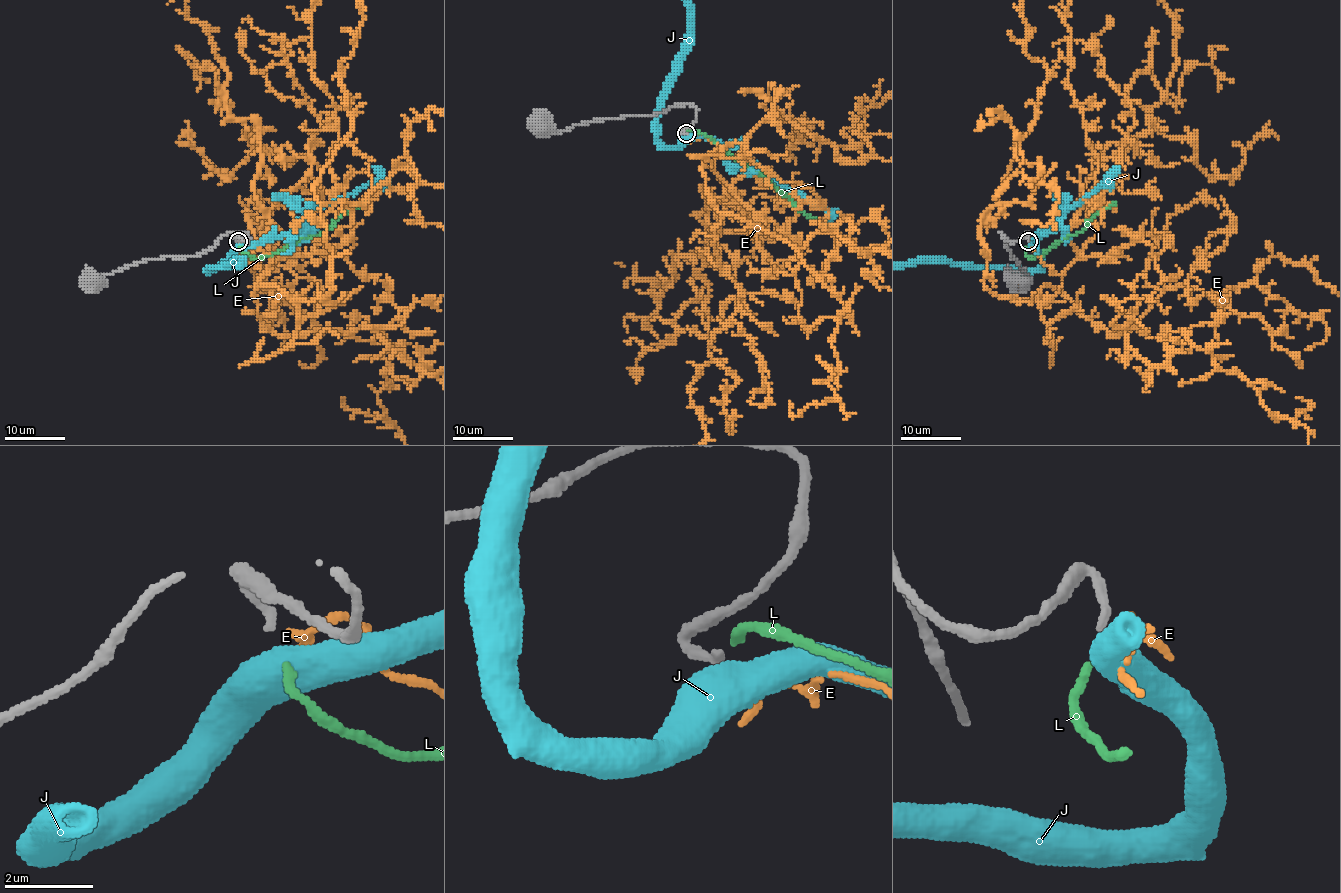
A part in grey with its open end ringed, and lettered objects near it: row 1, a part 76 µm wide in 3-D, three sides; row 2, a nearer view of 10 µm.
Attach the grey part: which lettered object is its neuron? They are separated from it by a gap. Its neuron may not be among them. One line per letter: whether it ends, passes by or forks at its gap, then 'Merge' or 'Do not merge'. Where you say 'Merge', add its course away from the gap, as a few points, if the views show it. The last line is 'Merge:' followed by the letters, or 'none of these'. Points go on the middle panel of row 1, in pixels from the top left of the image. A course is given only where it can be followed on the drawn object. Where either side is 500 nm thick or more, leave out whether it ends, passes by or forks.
E: It ends there. Do not merge
J: Do not merge
L: It ends there. Merge. Its course: (688, 133), (694, 130), (709, 136), (772, 184), (799, 209), (817, 220)
Merge: L

